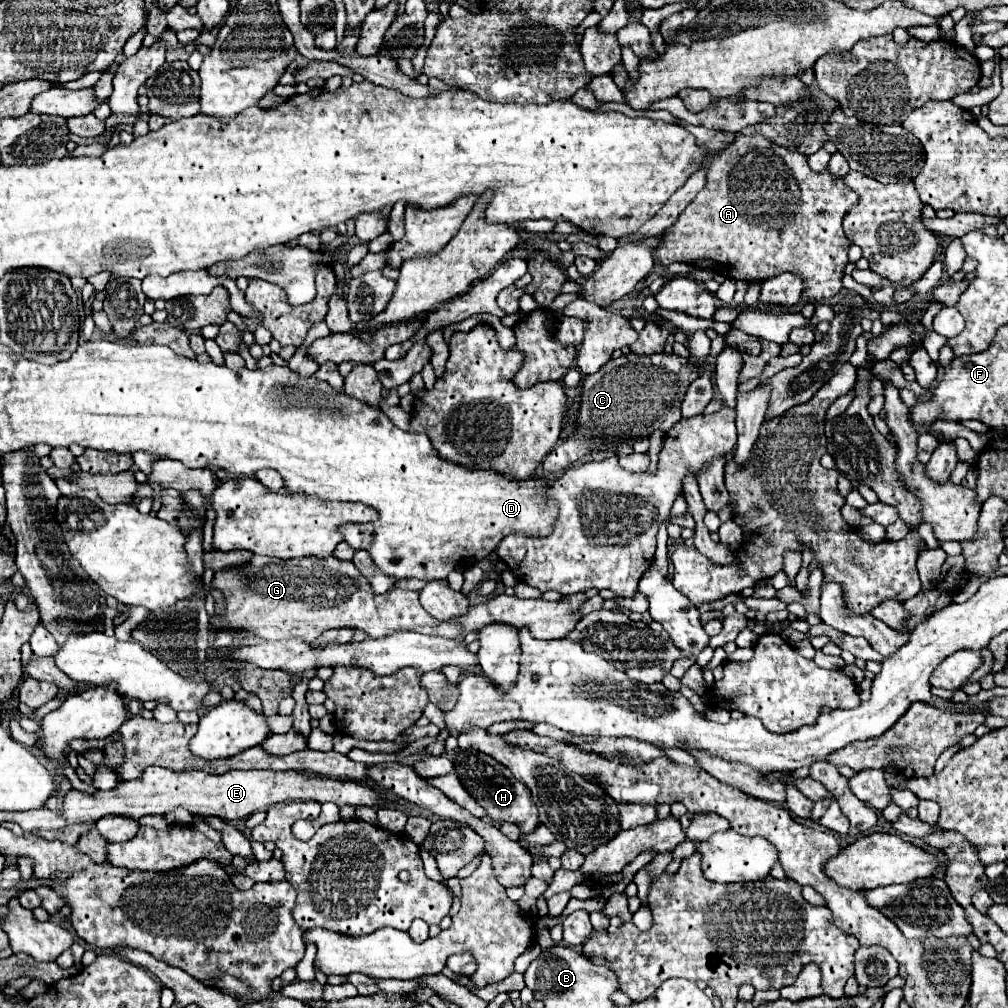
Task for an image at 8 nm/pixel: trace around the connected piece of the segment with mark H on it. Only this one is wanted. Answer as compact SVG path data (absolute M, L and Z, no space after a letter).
M460 750L454 758L454 770L464 786L464 790L486 810L488 818L494 822L512 822L520 828L520 832L530 834L540 826L540 818L538 818L538 808L532 802L530 790L520 784L512 772L498 764L494 758L482 754L482 752L474 752L474 750Z

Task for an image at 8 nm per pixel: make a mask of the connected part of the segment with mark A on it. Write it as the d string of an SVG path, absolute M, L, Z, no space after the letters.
M760 134L738 138L730 148L714 156L712 166L708 168L708 182L698 192L698 196L684 208L676 224L670 226L662 244L654 250L662 266L672 262L688 262L696 268L712 270L724 274L732 280L766 280L778 272L796 272L804 278L804 302L824 302L832 298L840 288L844 276L844 266L848 262L850 240L842 230L842 218L854 206L858 196L842 184L842 178L830 172L812 172L806 164L806 156L790 152L778 144L770 144Z

